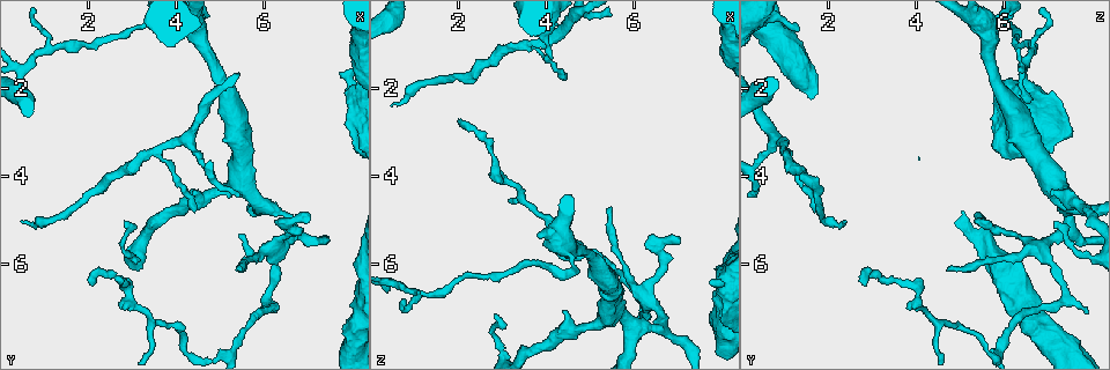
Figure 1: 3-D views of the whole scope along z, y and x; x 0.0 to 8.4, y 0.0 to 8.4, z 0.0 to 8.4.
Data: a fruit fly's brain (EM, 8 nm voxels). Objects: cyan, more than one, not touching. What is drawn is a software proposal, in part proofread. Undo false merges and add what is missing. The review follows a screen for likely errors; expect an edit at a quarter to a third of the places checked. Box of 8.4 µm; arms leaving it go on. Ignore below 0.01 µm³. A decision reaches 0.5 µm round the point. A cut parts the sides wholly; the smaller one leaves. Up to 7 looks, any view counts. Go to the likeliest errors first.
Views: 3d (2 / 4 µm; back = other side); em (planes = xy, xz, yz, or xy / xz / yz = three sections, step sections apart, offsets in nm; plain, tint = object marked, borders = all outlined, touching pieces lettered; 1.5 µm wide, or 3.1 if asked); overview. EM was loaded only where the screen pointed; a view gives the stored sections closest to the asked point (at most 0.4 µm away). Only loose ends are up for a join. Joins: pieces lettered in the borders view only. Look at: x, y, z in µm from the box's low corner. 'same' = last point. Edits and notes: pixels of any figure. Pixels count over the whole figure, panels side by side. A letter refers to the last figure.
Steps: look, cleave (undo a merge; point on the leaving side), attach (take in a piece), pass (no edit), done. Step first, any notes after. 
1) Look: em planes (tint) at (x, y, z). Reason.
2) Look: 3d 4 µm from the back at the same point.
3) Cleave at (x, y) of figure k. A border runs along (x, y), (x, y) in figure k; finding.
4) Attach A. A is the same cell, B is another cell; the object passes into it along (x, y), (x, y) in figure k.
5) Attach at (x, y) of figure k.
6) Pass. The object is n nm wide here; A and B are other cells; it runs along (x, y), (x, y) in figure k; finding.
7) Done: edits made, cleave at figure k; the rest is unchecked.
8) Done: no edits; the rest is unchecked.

Look: 3d 4 µm at (5.55, 6.15, 4.75). Thin end.

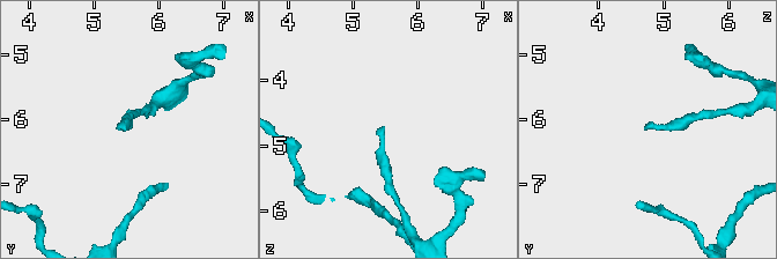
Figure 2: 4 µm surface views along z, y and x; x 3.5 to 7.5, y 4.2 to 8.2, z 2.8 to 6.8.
Look: em planes (borders) at (5.55, 6.10, 4.75). Shape alone is not enough.

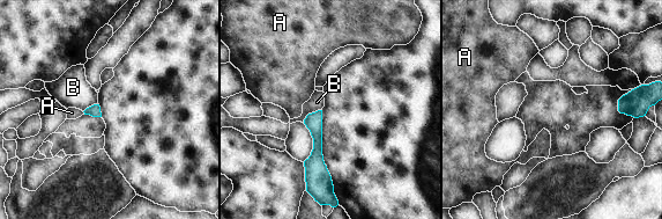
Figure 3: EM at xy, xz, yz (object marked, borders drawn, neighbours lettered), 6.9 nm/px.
Pass. The object is 80 nm wide here; A and B are other cells; a border runs along (321, 109), (310, 112), (303, 122) in figure 3; no lettered piece goes on from it.

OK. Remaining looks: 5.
Look: 3d 2 µm at (7.70, 1.65, 6.45). Branch stops here.

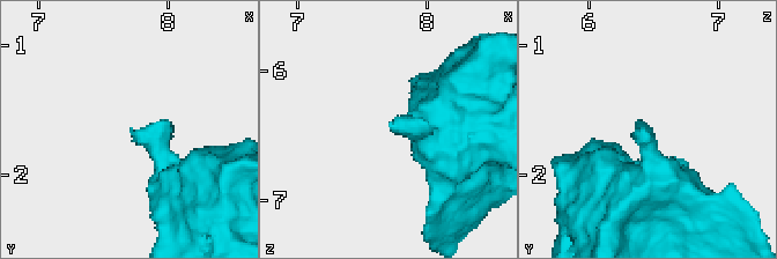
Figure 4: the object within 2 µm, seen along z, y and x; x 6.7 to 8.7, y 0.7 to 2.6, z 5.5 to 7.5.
Look: em planes (borders) at (7.72, 1.64, 6.40).

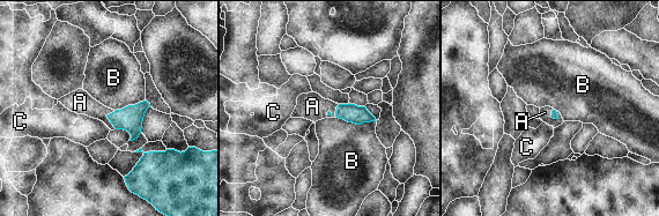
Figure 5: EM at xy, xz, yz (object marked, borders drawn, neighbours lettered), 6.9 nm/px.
Attach A. A is the same cell, B and C are other cells; the object passes into it along (130, 118), (108, 118), (80, 102) in figure 5; the neuron continues.

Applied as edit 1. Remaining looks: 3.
Look: overview.

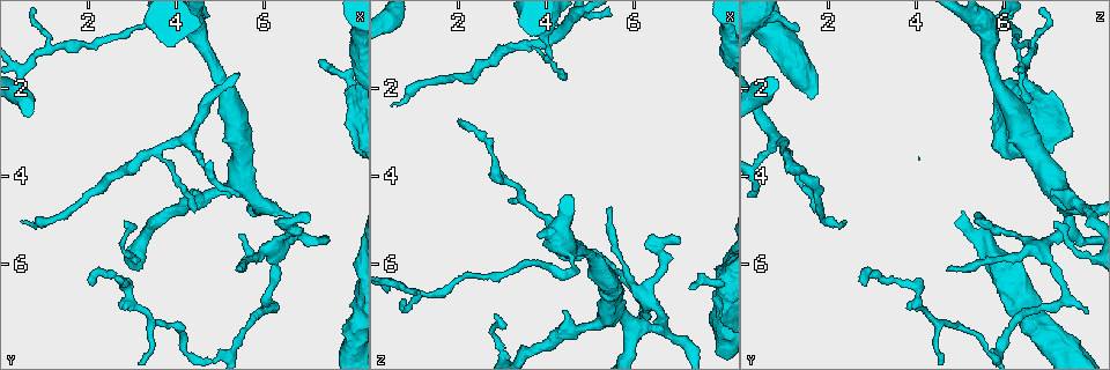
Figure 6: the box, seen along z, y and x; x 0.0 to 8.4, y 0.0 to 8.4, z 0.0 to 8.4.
Look: 3d 4 µm at (4.10, 0.65, 1.35). Thick end.

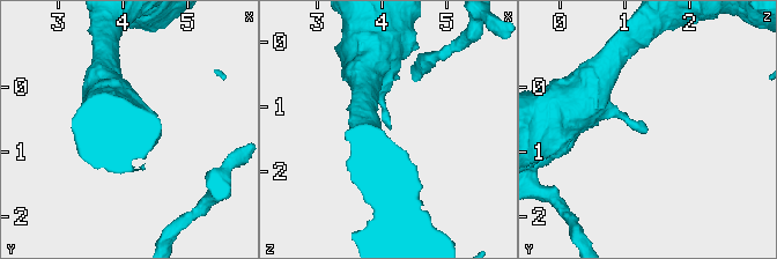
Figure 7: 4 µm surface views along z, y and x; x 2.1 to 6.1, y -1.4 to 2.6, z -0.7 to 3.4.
Look: em planes (borders) at (4.20, 0.65, 1.35).

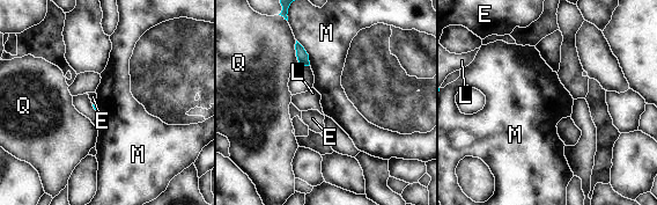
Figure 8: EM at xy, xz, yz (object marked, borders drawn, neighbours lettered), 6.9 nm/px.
Pass. The longest contact is with M, 200 nm; E, L, M and Q are other cells; a border runs along (296, 39), (308, 55), (310, 64) in figure 8; none of them fits.

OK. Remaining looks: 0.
Done: edits made, attach at figure 5; the rest is unchecked.

